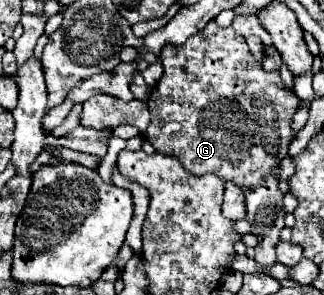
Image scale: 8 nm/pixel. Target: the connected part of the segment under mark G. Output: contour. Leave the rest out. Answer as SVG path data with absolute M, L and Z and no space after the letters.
M208 22L204 30L190 36L180 46L164 46L160 52L160 60L164 66L164 74L152 88L153 92L148 100L152 122L144 132L146 140L158 152L178 156L186 170L196 176L212 172L222 180L232 180L244 186L248 220L252 222L252 232L258 238L254 260L262 268L272 268L276 264L274 248L280 240L280 230L284 228L286 214L282 206L282 192L278 190L272 168L278 166L282 158L286 158L288 146L296 136L290 128L290 122L298 108L298 98L282 88L278 72L262 70L262 64L254 60L242 36L238 36L232 28L216 26L216 22Z

